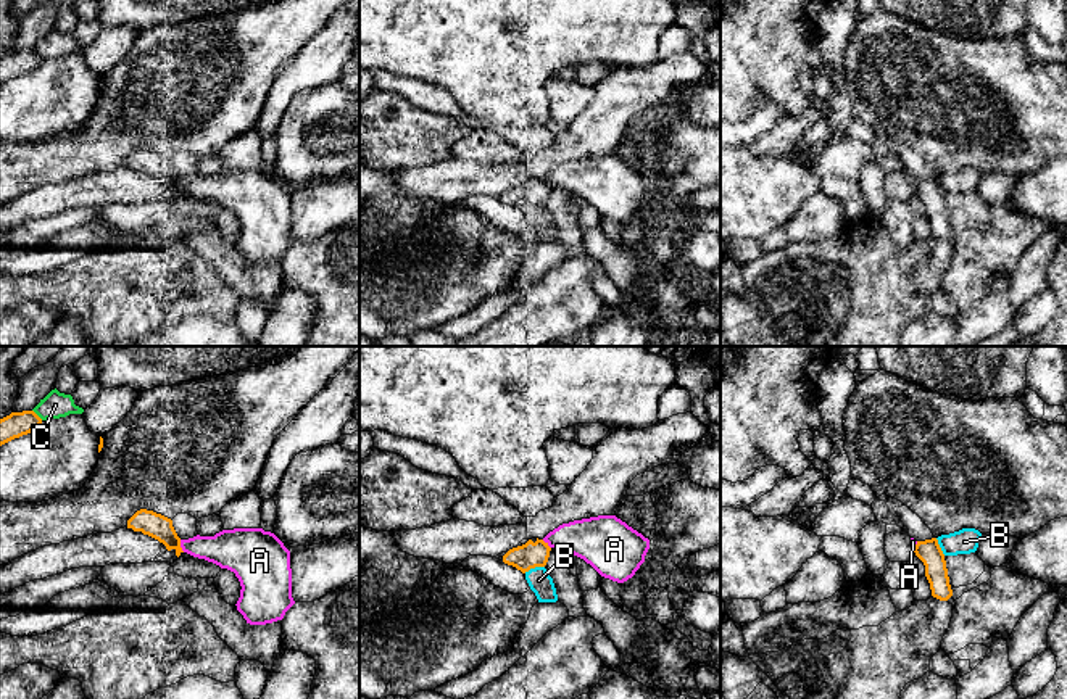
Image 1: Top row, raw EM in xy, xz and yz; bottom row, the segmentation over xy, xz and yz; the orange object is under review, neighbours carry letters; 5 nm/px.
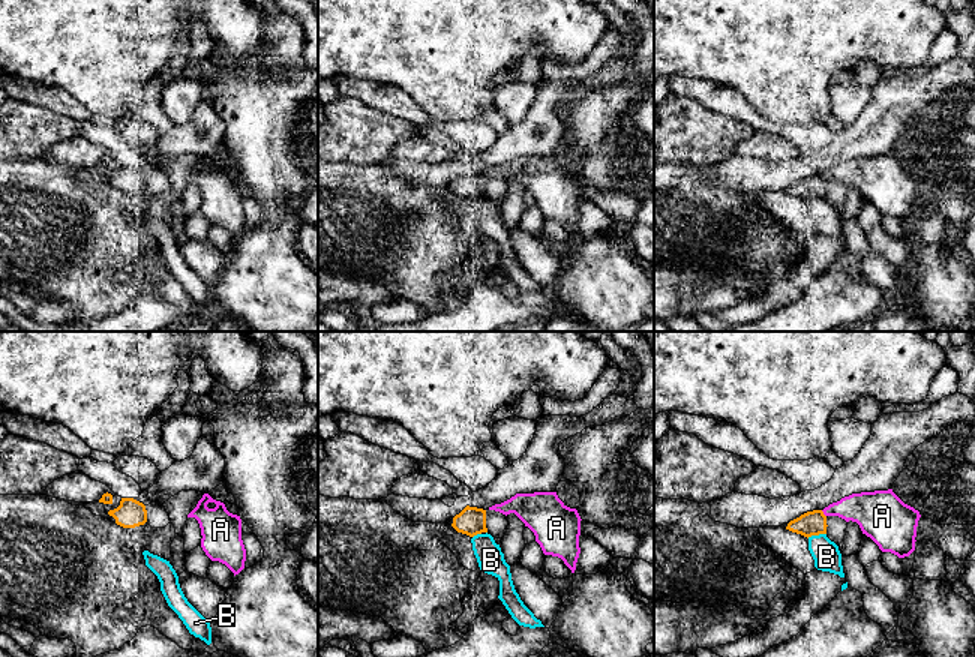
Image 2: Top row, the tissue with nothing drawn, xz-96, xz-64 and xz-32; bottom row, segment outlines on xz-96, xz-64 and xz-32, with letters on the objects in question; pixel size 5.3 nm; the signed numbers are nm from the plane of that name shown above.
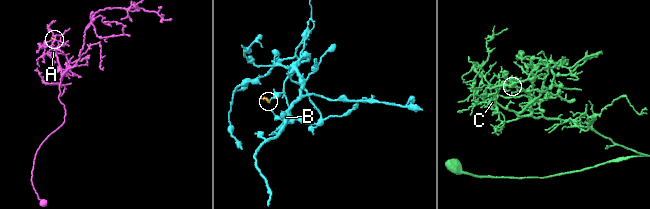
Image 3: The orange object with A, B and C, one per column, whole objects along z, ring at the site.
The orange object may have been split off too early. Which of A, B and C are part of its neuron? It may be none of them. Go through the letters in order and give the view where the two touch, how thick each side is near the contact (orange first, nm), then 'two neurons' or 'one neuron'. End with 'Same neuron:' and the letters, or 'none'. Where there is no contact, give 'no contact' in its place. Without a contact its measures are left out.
A: xy | 120/190 nm | two neurons
B: xz | 130/120 nm | two neurons
C: xy | 120/140 nm | two neurons
Same neuron: none

